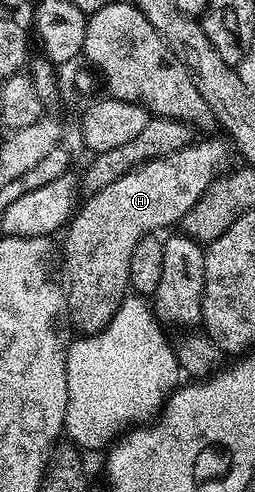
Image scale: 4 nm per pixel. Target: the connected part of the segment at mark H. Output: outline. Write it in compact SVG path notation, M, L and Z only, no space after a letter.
M220 139L198 140L192 146L143 163L82 200L61 239L65 307L69 315L71 311L71 323L79 330L76 332L96 335L119 314L119 304L129 291L129 261L136 244L145 235L159 233L162 227L182 224L197 197L228 166L228 144Z

